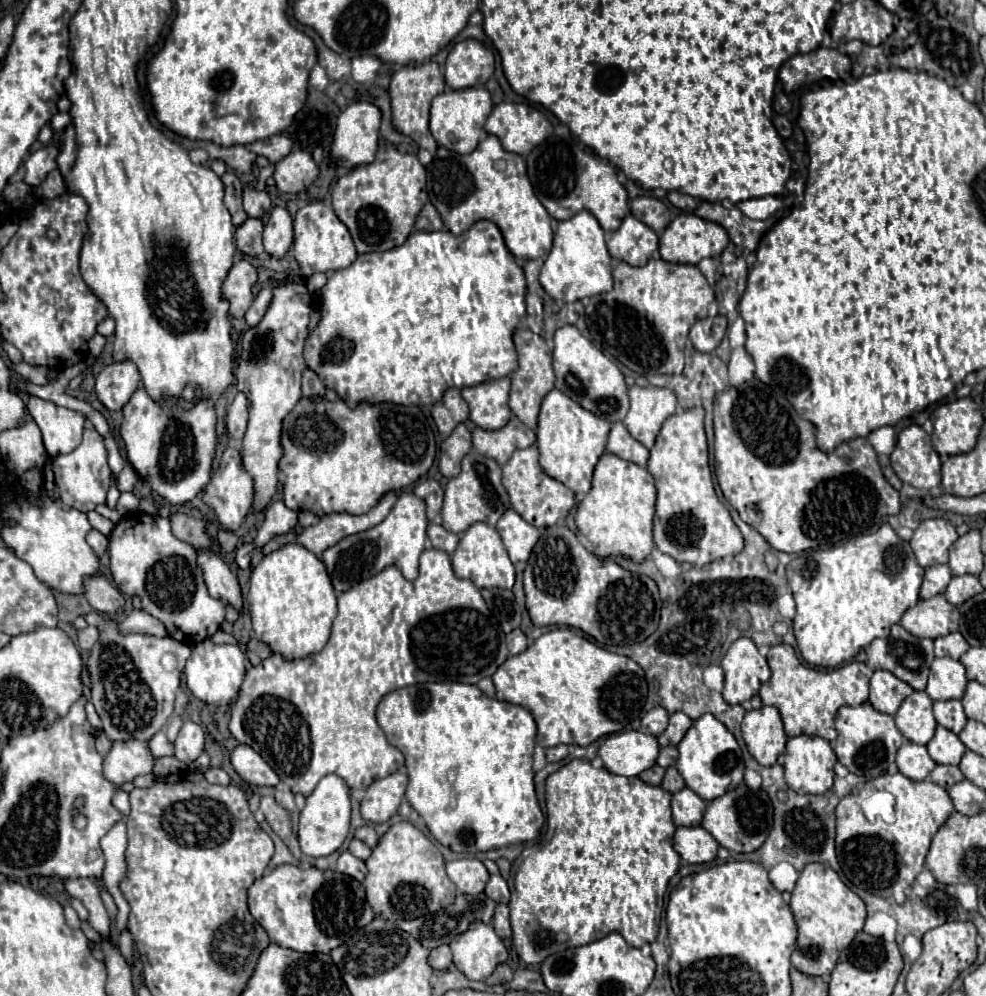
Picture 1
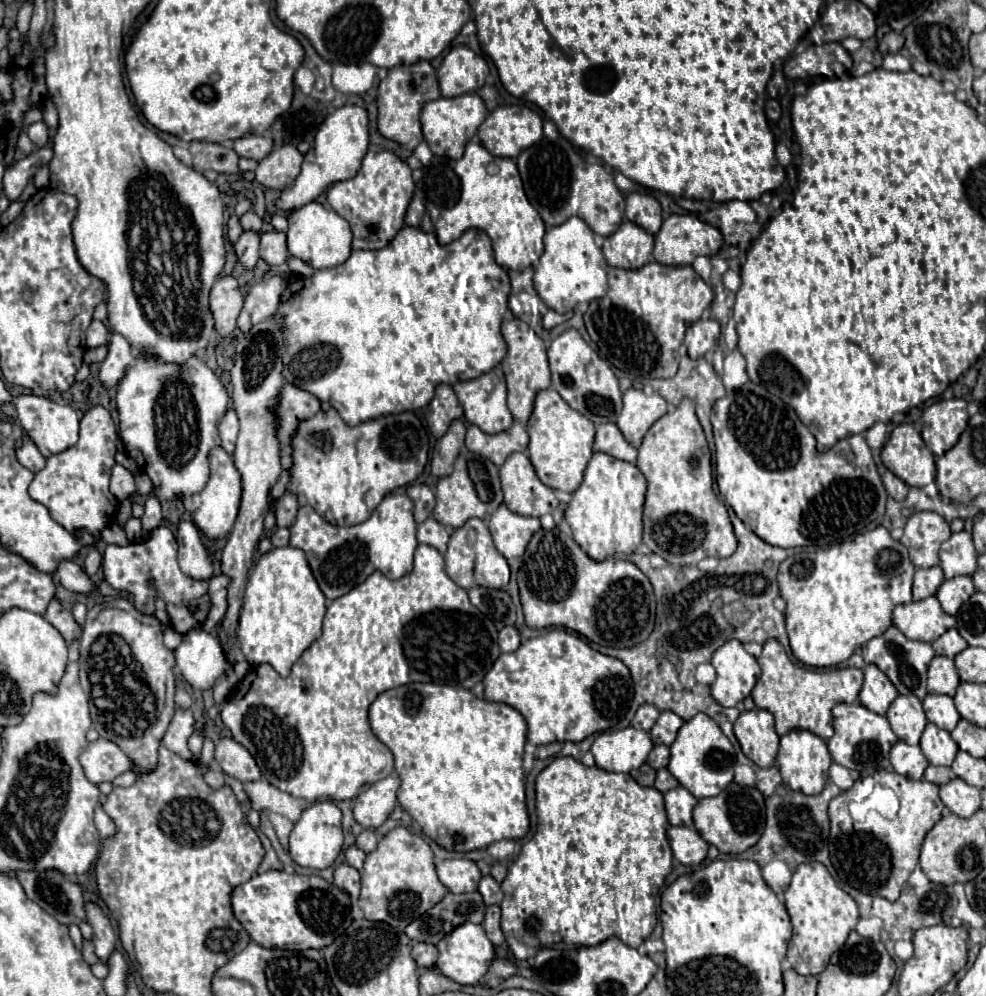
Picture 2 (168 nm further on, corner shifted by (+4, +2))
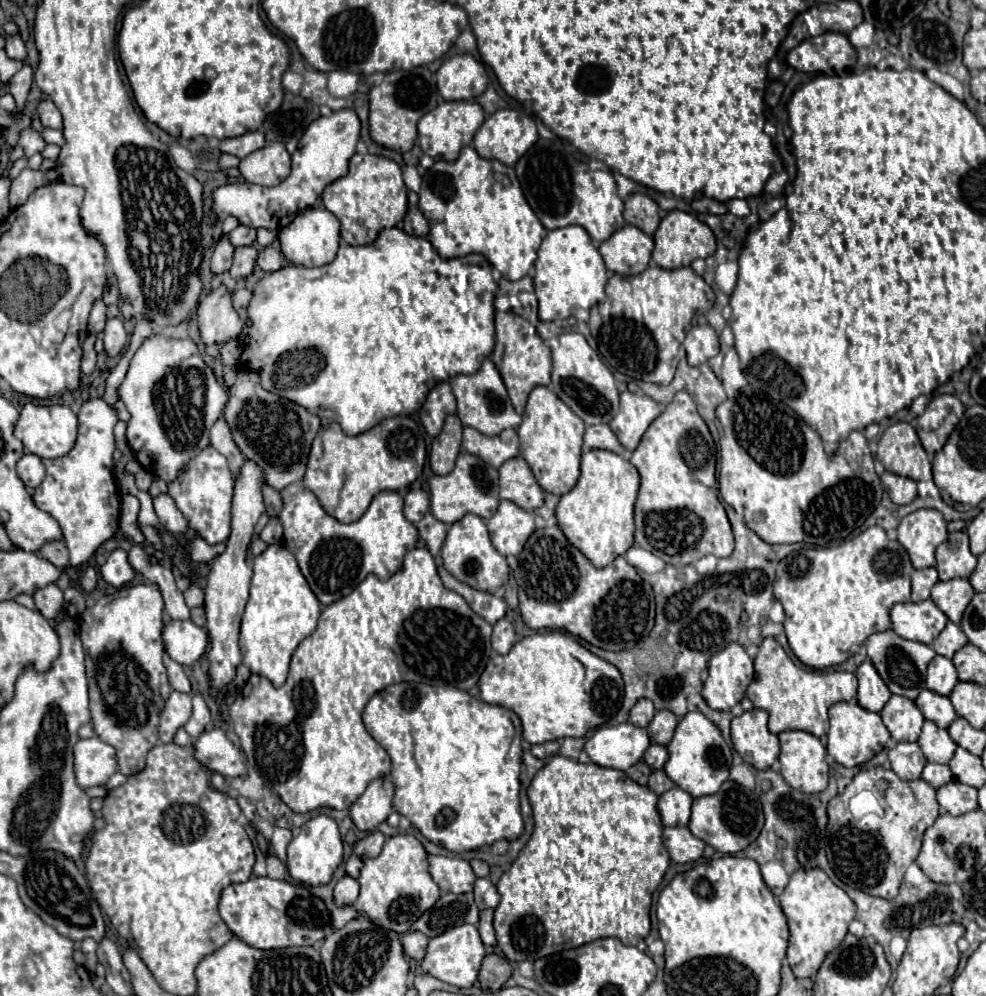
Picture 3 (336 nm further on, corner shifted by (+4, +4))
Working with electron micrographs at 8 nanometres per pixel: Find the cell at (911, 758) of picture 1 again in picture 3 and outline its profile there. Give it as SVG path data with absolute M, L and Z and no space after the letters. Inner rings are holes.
M896 743L888 751L888 759L890 759L892 771L904 781L918 779L926 765L926 757L920 751L918 743Z

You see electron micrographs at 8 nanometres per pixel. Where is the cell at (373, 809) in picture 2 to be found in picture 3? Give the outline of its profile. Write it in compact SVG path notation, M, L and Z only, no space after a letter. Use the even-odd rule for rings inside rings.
M390 777L374 779L350 807L350 817L360 831L374 831L392 813L394 785Z

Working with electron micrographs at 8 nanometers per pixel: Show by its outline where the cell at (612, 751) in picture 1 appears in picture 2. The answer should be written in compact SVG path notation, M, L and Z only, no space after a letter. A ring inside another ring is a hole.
M626 727L620 731L600 733L590 751L600 769L630 773L632 769L640 769L646 763L652 747L652 739L644 729Z

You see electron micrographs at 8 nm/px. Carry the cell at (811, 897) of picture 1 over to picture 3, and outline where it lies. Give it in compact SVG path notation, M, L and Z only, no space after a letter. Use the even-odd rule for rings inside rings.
M798 869L778 897L790 927L787 962L796 977L814 977L830 951L834 951L846 937L848 925L856 915L856 905L848 899L846 891L836 887L822 869Z

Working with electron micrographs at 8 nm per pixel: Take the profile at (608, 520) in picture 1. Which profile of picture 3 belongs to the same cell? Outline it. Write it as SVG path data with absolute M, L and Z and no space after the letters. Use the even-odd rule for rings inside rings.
M604 449L582 453L580 477L570 493L556 505L558 527L566 539L580 549L594 567L610 565L634 543L634 503L638 497L640 475L636 467L620 455Z

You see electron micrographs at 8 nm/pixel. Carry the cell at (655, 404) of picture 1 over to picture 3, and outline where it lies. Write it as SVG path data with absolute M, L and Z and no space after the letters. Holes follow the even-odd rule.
M624 391L620 395L620 411L608 423L610 429L616 433L618 441L628 449L634 451L646 433L648 425L660 415L660 407L648 395L634 395Z

